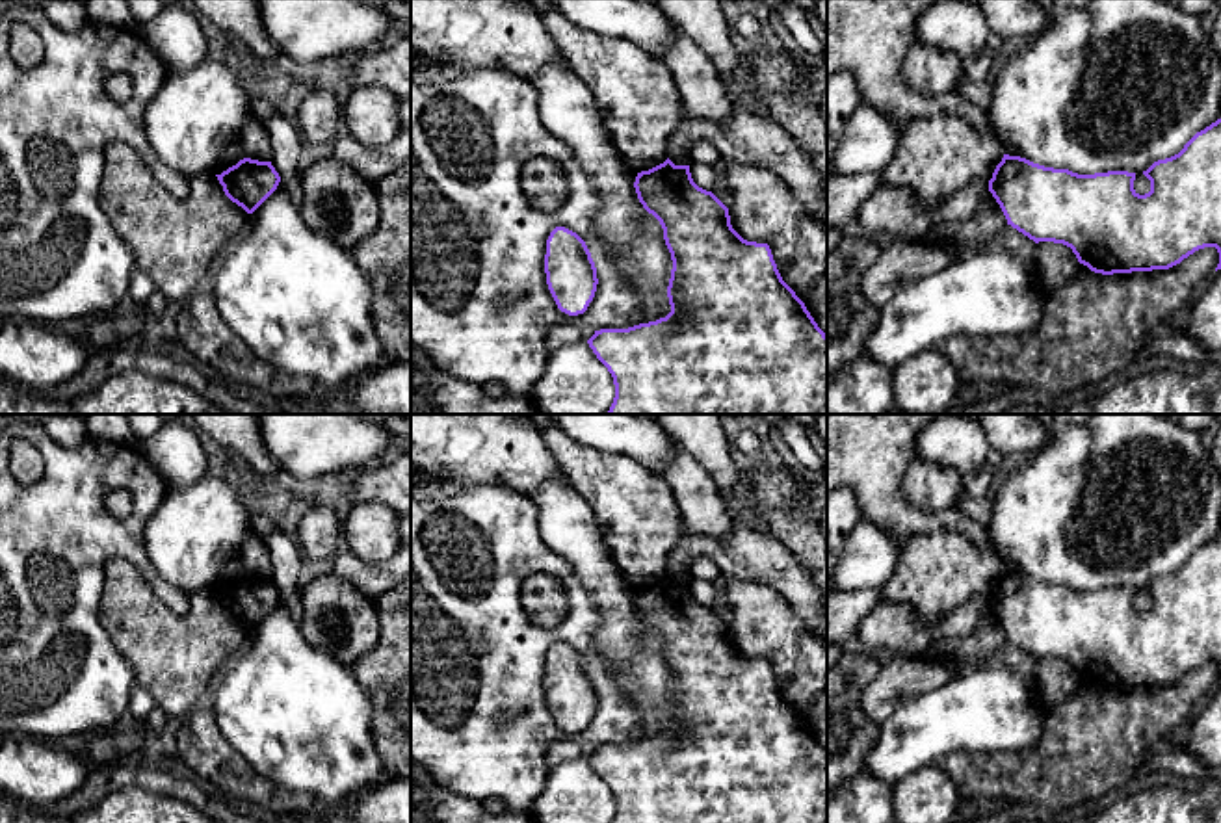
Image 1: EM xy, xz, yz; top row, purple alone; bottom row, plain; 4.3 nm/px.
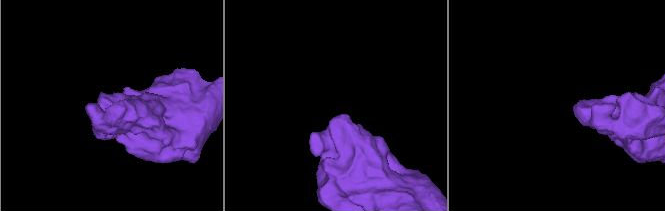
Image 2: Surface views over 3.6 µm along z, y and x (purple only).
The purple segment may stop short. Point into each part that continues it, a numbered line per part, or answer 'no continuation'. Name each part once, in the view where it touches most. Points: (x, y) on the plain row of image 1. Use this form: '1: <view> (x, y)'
no continuation

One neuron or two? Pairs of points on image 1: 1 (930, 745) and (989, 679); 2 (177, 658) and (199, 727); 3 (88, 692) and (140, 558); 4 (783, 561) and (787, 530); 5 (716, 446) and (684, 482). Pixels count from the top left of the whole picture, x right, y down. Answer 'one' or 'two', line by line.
1: one
2: two
3: one
4: two
5: two

